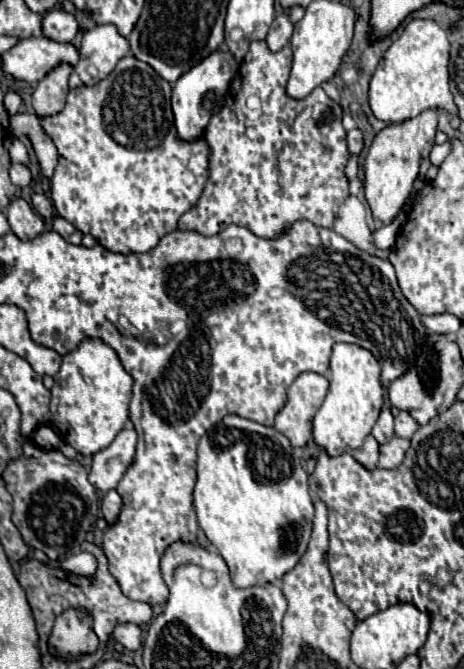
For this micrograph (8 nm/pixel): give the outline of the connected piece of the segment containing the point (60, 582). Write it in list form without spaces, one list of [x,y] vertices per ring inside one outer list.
[[[85,541],[81,547],[83,551],[91,553],[97,559],[97,573],[91,577],[77,577],[59,567],[49,567],[37,559],[21,561],[21,571],[19,571],[17,579],[19,579],[21,587],[25,589],[29,605],[33,609],[39,639],[47,639],[47,631],[51,631],[51,623],[55,623],[55,615],[61,615],[67,607],[87,607],[87,611],[93,615],[95,633],[97,633],[101,645],[107,643],[115,625],[119,625],[119,623],[137,623],[137,625],[149,623],[151,605],[135,603],[119,591],[119,585],[115,583],[115,579],[111,579],[111,573],[107,571],[107,557],[103,555],[103,549],[97,547],[93,541]]]

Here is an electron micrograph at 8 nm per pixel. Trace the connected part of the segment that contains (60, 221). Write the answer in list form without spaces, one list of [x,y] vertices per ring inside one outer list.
[[[55,217],[55,221],[53,221],[53,229],[55,229],[67,243],[81,245],[81,237],[83,237],[83,233],[81,233],[77,227],[73,227],[69,221],[65,221],[63,217]]]

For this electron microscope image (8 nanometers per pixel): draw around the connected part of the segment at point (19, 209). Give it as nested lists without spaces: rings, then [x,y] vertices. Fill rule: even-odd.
[[[13,199],[9,203],[7,221],[11,225],[11,231],[23,241],[35,239],[43,231],[43,219],[31,209],[25,199]]]

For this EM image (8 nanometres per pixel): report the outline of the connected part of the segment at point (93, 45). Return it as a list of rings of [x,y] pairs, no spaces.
[[[97,25],[89,31],[83,33],[81,39],[81,47],[79,47],[79,61],[77,65],[73,65],[73,73],[68,81],[70,89],[88,85],[95,85],[101,79],[105,79],[117,65],[119,59],[123,59],[129,53],[129,43],[125,37],[119,35],[119,31],[111,25]]]

